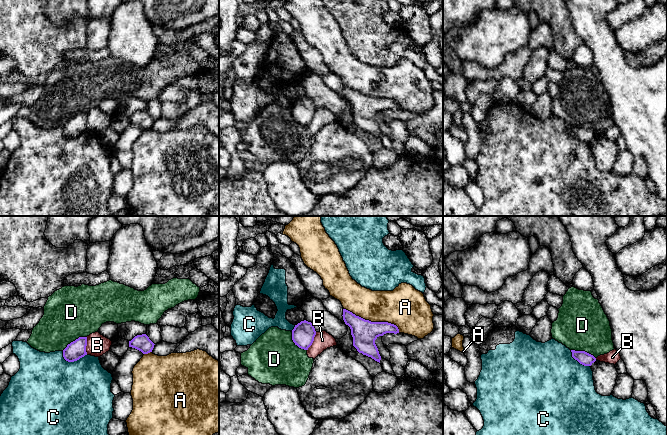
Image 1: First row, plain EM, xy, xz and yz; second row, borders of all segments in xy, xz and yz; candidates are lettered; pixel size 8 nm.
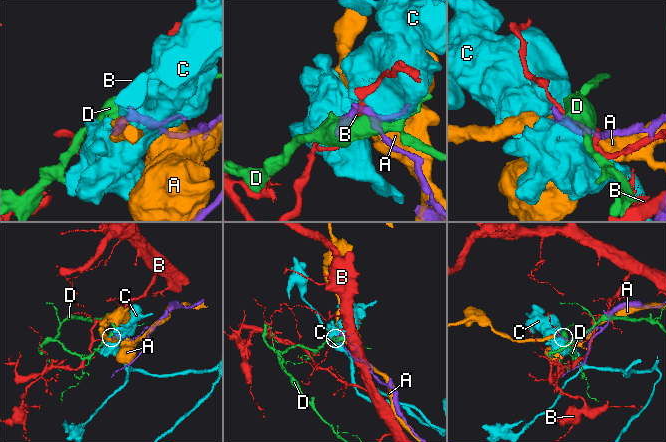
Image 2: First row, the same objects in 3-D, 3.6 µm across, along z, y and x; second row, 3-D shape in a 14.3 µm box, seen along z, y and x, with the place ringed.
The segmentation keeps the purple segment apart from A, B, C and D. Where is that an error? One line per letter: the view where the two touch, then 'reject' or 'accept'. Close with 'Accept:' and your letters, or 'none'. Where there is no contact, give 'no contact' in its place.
A: xz | reject
B: xz | reject
C: xy | reject
D: xy | reject
Accept: none

